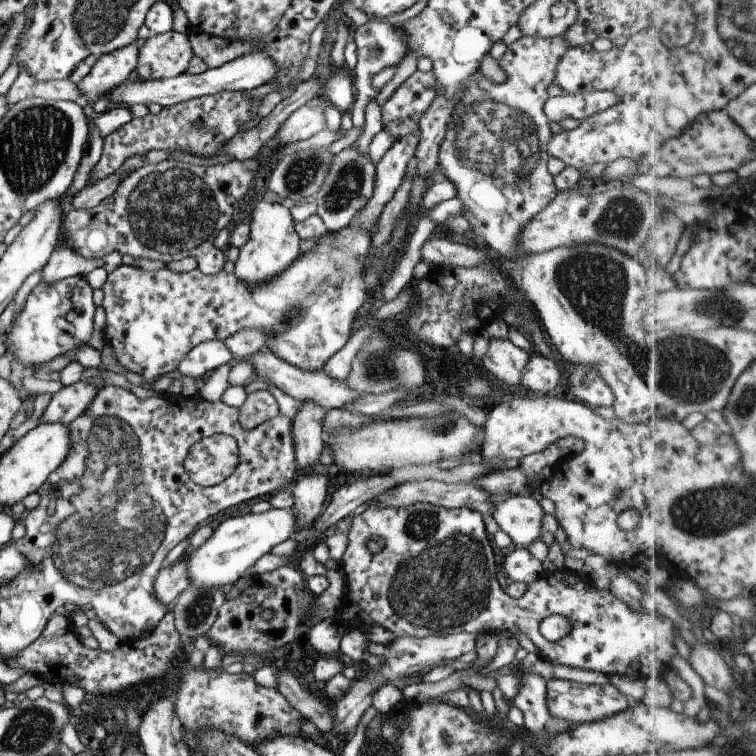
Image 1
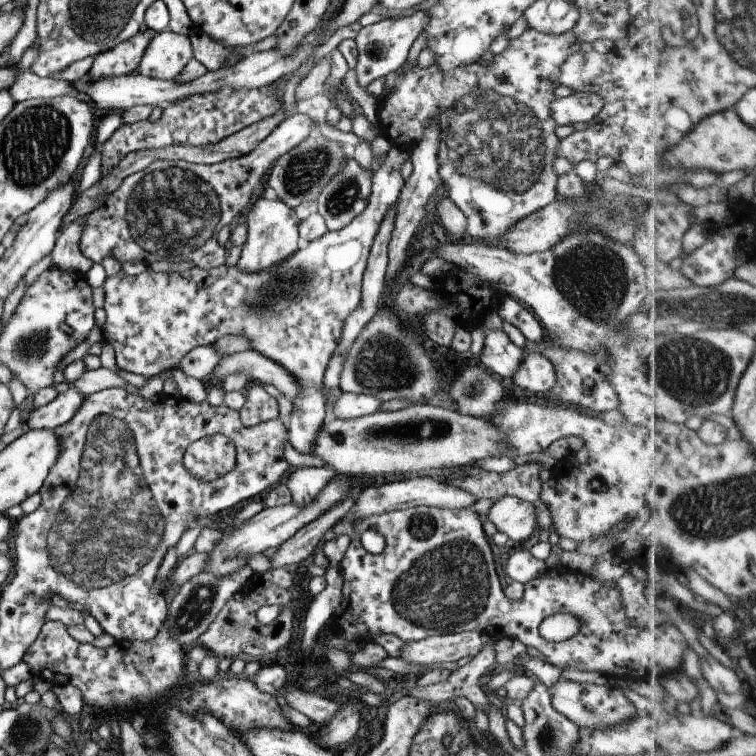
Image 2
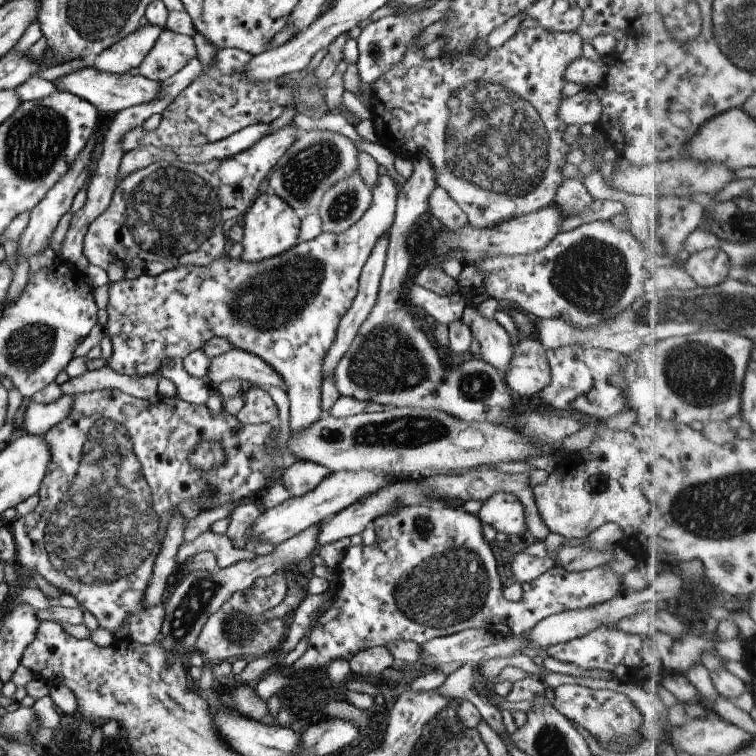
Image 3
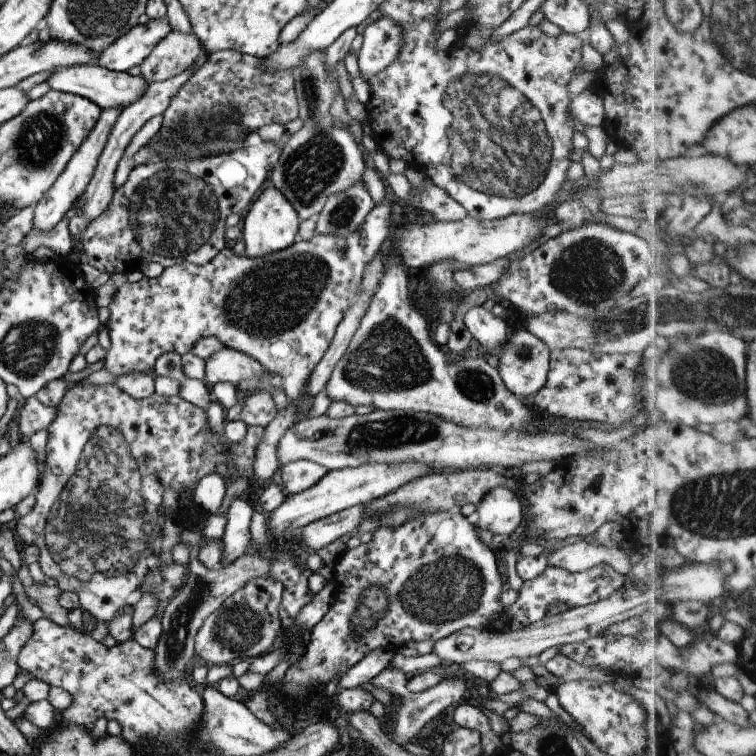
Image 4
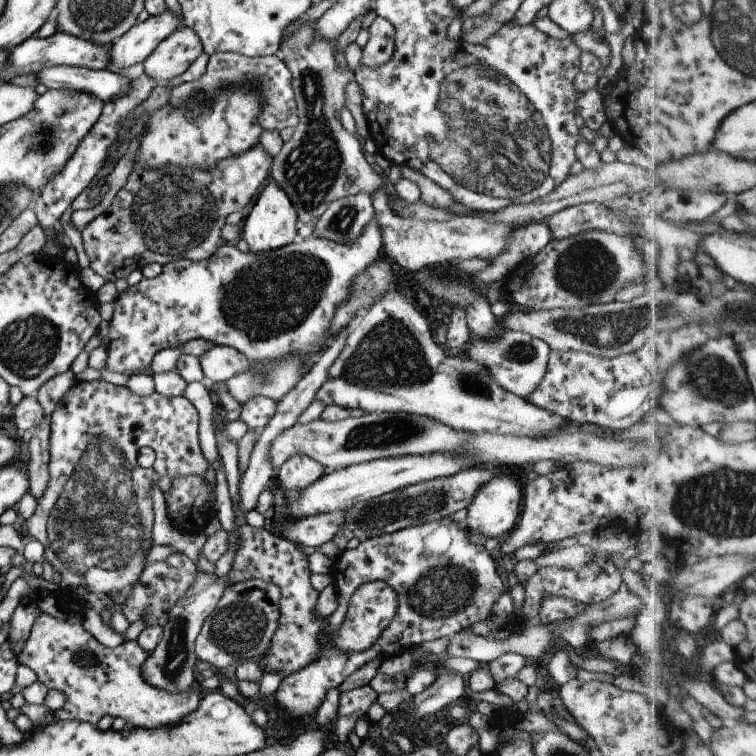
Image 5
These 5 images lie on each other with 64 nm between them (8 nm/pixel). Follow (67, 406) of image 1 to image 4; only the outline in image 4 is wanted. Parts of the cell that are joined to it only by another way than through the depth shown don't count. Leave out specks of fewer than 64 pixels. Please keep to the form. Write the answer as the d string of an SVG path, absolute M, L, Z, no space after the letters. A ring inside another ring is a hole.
M35 397L26 399L24 406L17 411L18 427L24 436L32 436L38 430L46 430L57 416L57 408L40 403Z

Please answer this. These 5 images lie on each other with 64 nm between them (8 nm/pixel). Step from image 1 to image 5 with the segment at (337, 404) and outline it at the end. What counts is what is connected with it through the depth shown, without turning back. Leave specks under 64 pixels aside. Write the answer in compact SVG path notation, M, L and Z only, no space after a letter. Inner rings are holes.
M214 345L211 350L198 358L205 382L212 385L226 383L230 378L247 372L252 362L238 350L225 345Z

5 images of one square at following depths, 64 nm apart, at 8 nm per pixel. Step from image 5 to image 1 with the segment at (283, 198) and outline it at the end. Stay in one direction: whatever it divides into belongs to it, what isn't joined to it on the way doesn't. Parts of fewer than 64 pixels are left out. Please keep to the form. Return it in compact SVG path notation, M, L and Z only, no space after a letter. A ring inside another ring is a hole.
M262 200L256 204L251 214L250 237L248 242L239 249L240 255L233 272L235 278L250 289L270 283L301 256L301 239L294 231L295 223L290 210L285 205Z

